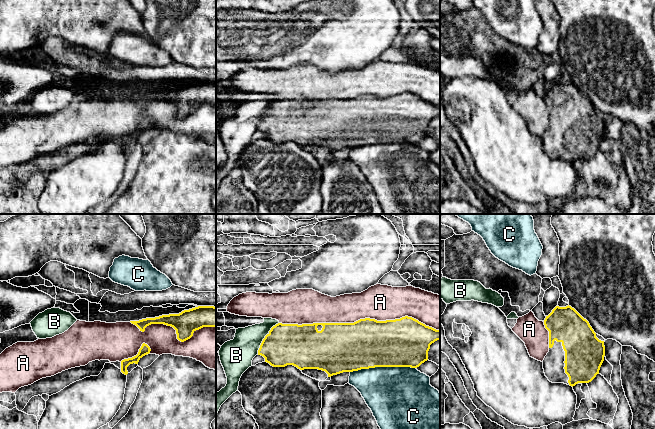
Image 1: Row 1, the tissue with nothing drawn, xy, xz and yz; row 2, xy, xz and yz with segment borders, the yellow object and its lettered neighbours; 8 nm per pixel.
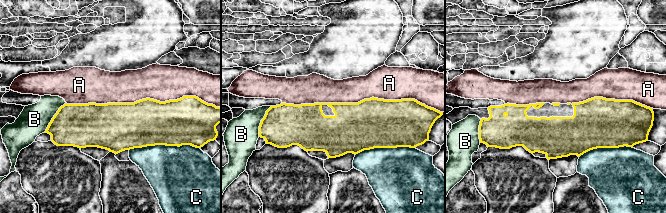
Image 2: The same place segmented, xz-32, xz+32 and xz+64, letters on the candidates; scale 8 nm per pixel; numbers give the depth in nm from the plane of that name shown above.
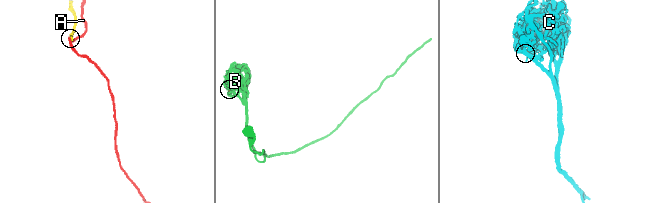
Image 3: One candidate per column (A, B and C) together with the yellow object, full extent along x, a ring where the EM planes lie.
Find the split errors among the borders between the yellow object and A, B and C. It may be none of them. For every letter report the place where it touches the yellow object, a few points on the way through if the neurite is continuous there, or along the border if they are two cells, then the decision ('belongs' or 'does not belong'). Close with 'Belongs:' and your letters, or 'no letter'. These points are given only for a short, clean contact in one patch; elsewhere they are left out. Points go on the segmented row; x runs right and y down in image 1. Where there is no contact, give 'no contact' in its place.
A: xz (359, 320) | does not belong
B: xz (265, 337) | does not belong
C: xz (382, 366) | does not belong
Belongs: no letter

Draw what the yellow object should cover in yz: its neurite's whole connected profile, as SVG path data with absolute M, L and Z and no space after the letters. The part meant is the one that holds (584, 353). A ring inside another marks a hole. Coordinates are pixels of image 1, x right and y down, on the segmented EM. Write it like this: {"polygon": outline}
{"polygon": "M556 306L544 320L549 331L549 352L545 356L543 369L545 376L552 383L564 383L575 386L578 383L589 383L597 374L604 361L604 341L596 337L589 322L571 306Z"}

